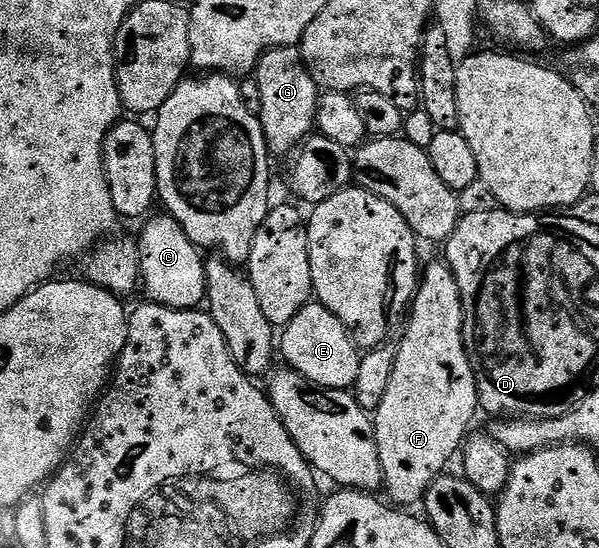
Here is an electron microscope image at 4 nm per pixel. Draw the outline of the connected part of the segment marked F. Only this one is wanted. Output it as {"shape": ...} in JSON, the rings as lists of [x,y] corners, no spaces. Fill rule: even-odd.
{"shape":[[[444,262],[438,264],[424,265],[423,271],[419,276],[416,293],[411,301],[411,307],[407,312],[407,321],[409,325],[405,328],[401,340],[397,344],[397,357],[395,358],[395,370],[391,370],[391,382],[387,385],[387,394],[383,394],[383,402],[379,402],[379,406],[375,409],[375,427],[377,430],[377,449],[379,450],[379,462],[381,469],[385,475],[384,491],[389,491],[388,499],[397,506],[413,506],[409,504],[420,505],[425,499],[425,490],[429,484],[437,476],[442,475],[446,471],[445,468],[449,464],[449,459],[453,455],[462,451],[463,445],[470,435],[469,423],[473,420],[473,415],[478,415],[479,405],[477,402],[477,379],[473,373],[473,367],[469,361],[469,355],[465,349],[465,339],[463,338],[463,306],[461,305],[461,295],[459,294],[459,286],[455,282],[452,270],[449,265]]]}

